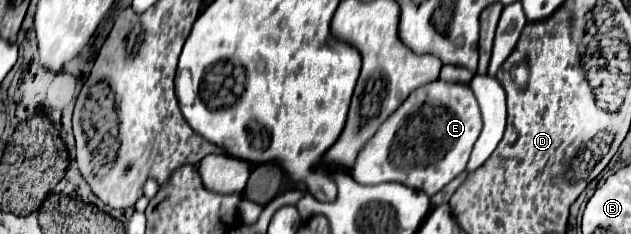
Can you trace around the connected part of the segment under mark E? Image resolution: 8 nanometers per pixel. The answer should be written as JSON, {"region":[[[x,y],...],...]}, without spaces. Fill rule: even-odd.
{"region":[[[434,80],[414,90],[408,100],[390,114],[390,118],[358,152],[350,176],[358,184],[400,182],[434,196],[466,170],[480,130],[482,118],[470,86]]]}

